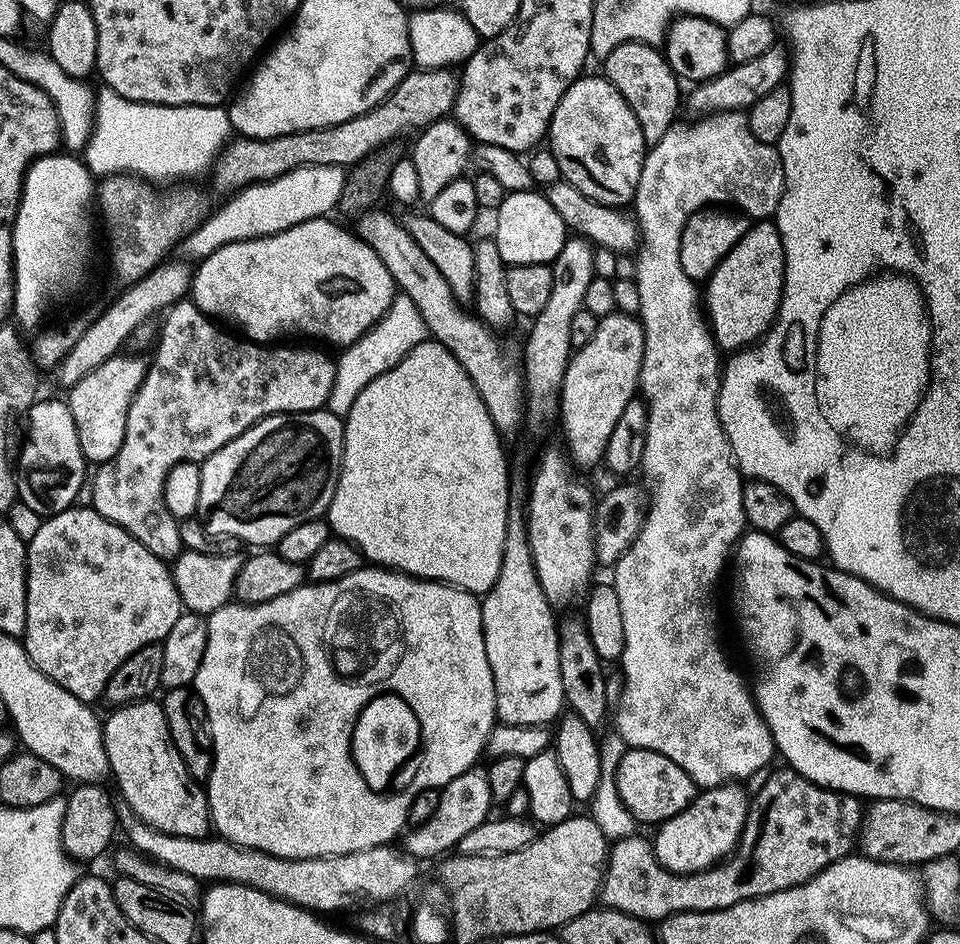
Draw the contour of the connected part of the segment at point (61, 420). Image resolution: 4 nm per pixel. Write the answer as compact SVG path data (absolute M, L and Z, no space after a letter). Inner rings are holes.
M37 399L32 407L27 409L28 437L24 440L24 449L18 452L18 475L16 477L16 490L21 505L25 504L32 512L37 512L37 517L47 518L56 512L65 512L67 508L77 503L76 495L80 487L85 487L84 467L86 461L82 450L78 446L78 430L74 426L74 418L70 414L67 403L60 400Z

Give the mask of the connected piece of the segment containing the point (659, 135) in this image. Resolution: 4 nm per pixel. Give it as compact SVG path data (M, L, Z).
M631 40L614 46L607 54L609 56L604 60L603 75L620 91L630 110L634 110L634 118L638 118L645 145L662 142L666 130L677 123L676 111L682 108L682 84L664 59L663 51L659 47Z

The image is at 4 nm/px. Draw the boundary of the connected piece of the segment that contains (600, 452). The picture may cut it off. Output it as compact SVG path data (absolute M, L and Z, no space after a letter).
M611 312L600 317L598 330L590 337L586 346L575 349L568 360L564 381L558 393L558 416L564 427L564 440L568 443L567 455L577 469L592 468L604 459L604 451L618 418L626 409L626 404L633 400L640 387L642 354L644 353L644 328L639 319L630 312Z

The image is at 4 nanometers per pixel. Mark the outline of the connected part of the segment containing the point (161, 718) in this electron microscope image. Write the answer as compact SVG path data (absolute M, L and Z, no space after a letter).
M149 698L133 704L123 704L120 708L109 711L107 720L103 721L104 745L108 755L108 766L111 779L116 779L120 787L123 803L134 810L134 814L142 822L154 826L171 836L205 836L210 832L210 813L208 810L207 791L188 773L182 754L178 754L178 746L174 746L172 735L168 732L168 723L163 703Z

